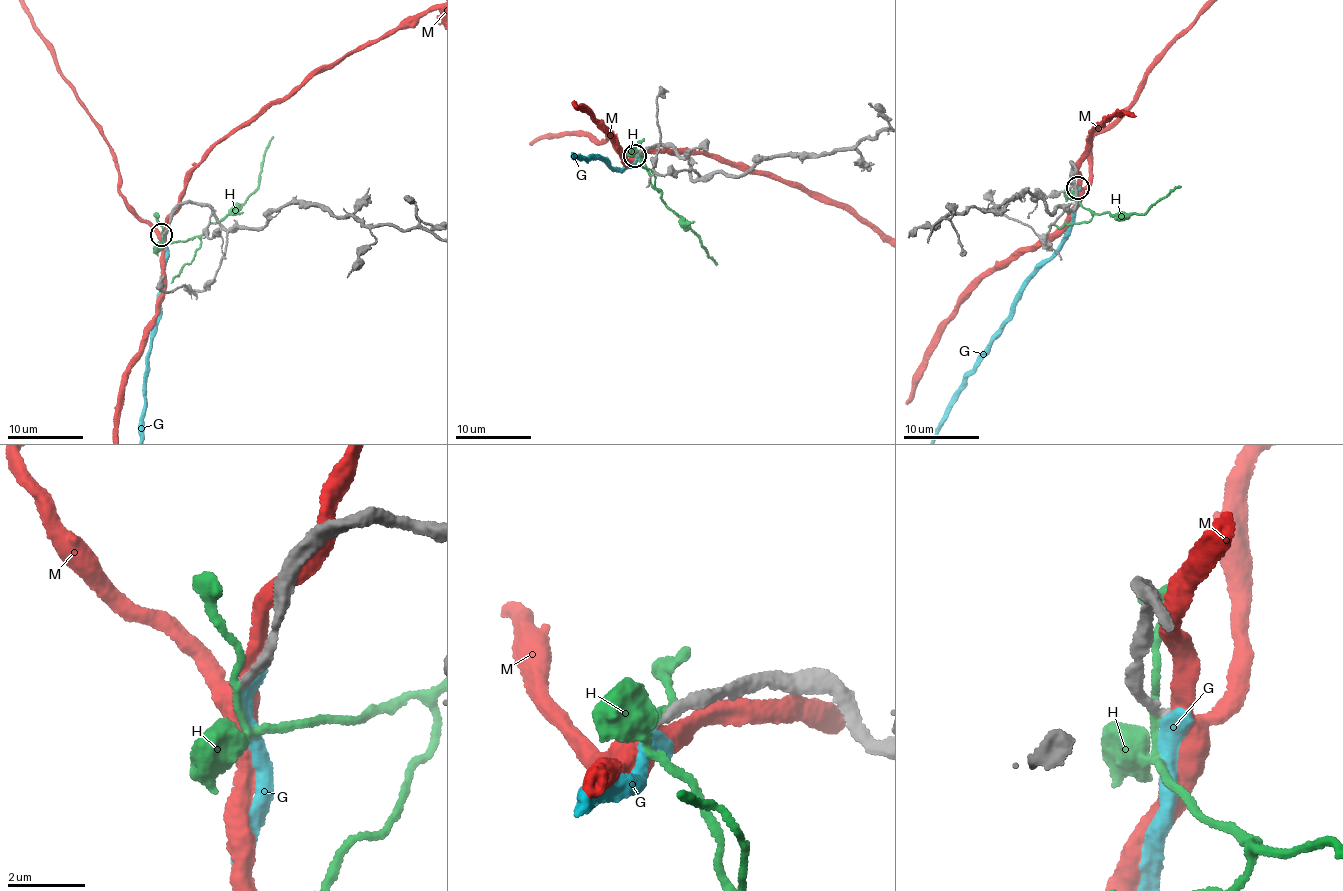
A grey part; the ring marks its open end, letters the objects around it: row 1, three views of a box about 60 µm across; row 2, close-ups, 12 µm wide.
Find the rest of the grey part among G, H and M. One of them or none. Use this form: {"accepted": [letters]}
{"accepted": []}

